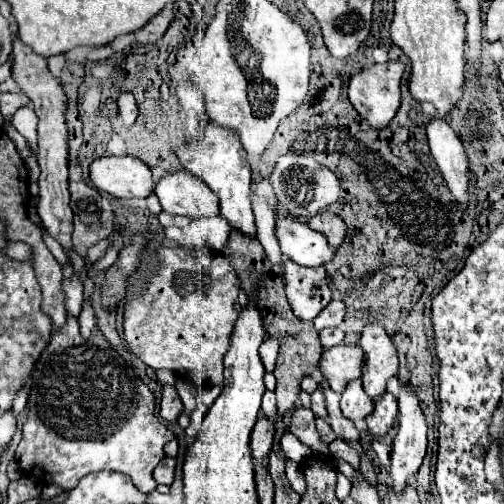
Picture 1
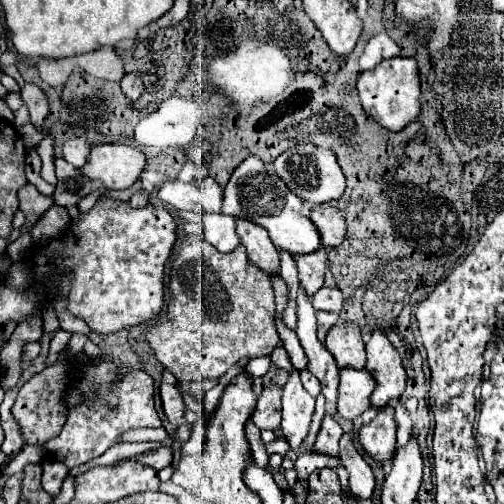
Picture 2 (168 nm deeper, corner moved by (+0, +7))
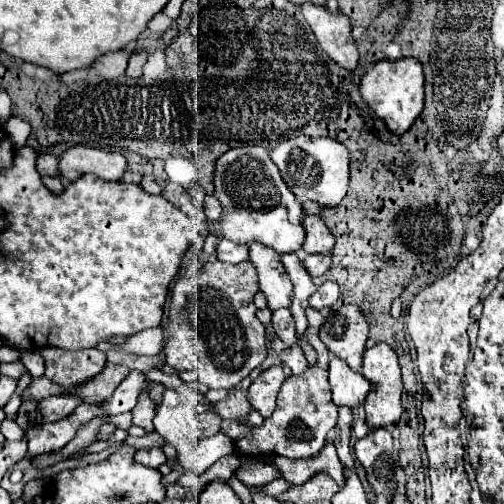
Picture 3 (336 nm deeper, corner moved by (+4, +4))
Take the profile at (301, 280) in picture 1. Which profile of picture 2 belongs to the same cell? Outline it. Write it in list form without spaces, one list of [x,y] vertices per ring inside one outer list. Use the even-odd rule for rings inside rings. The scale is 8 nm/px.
[[[318,250],[312,254],[298,254],[294,256],[300,286],[304,288],[306,296],[312,298],[324,286],[324,272],[326,272],[326,250]]]

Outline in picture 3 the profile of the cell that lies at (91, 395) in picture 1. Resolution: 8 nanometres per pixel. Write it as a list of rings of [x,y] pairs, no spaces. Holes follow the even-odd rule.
[[[144,389],[142,391],[142,395],[140,395],[140,399],[138,399],[138,405],[134,407],[134,425],[140,425],[140,427],[144,427],[148,433],[152,433],[154,431],[154,423],[152,423],[152,419],[154,419],[154,415],[156,415],[156,409],[158,409],[158,405],[154,403],[154,401],[150,401],[150,397],[148,397],[148,391]]]

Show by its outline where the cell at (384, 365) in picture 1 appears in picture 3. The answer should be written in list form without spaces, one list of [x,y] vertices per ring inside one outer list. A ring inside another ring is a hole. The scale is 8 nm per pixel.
[[[378,343],[372,349],[366,349],[364,353],[364,365],[362,365],[362,375],[370,381],[370,391],[364,399],[364,411],[366,411],[366,421],[370,429],[380,429],[388,427],[392,423],[400,421],[402,415],[402,405],[400,405],[400,395],[402,395],[402,379],[400,379],[400,367],[398,367],[398,357],[392,351],[390,345]]]

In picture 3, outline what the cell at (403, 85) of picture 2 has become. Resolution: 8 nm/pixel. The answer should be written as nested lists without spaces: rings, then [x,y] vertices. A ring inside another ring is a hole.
[[[404,57],[396,61],[378,61],[362,77],[360,93],[362,93],[362,99],[372,107],[372,111],[386,123],[386,127],[394,135],[402,135],[412,127],[412,123],[420,117],[424,109],[422,65],[414,57]]]

